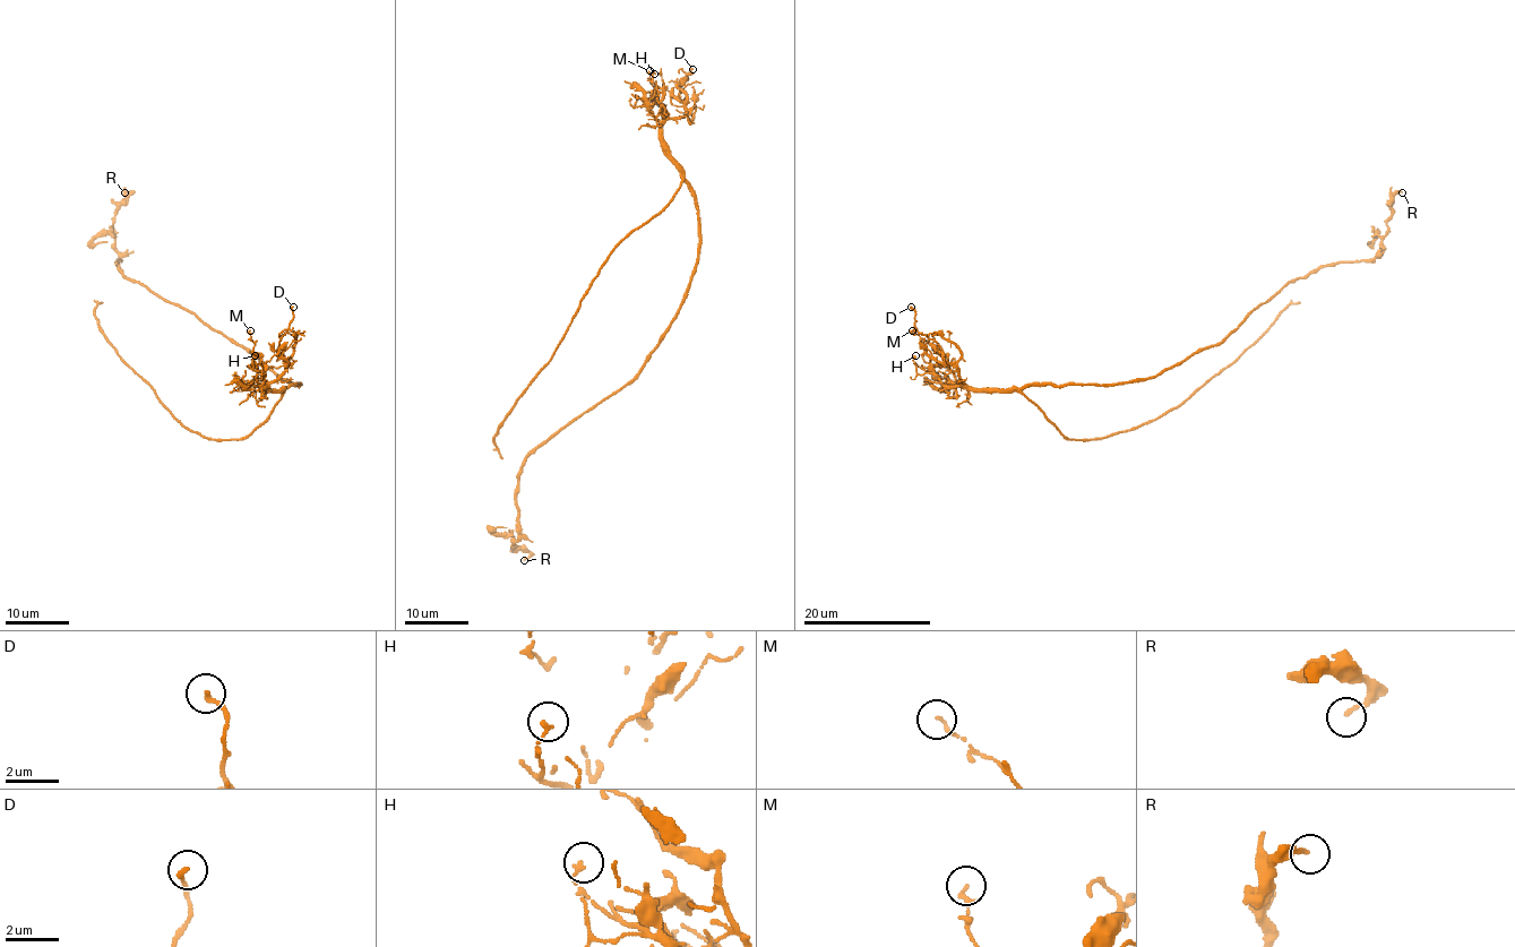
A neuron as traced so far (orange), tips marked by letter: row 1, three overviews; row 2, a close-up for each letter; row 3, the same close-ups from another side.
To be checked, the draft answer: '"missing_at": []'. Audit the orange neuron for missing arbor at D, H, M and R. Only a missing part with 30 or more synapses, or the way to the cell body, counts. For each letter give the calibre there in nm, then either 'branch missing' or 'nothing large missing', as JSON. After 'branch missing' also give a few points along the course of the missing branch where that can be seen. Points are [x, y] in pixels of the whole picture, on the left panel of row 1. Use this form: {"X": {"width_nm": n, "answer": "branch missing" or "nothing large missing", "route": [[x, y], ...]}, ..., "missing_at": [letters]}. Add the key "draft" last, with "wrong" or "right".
{"D": {"width_nm": 180, "answer": "nothing large missing"}, "H": {"width_nm": 150, "answer": "nothing large missing"}, "M": {"width_nm": 110, "answer": "nothing large missing"}, "R": {"width_nm": 140, "answer": "nothing large missing"}, "missing_at": [], "draft": "right"}

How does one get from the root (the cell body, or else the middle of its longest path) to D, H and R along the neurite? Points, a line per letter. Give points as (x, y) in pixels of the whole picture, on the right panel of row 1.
D: (1090, 385), (967, 389), (961, 382), (956, 367), (945, 361), (943, 350), (917, 330), (915, 311), (911, 307)
H: (1090, 385), (1026, 385), (1007, 389), (945, 386), (931, 371), (913, 361), (915, 355)
R: (1090, 385), (1153, 378), (1219, 344), (1291, 281), (1322, 267), (1370, 260), (1382, 249), (1391, 199), (1402, 192)

